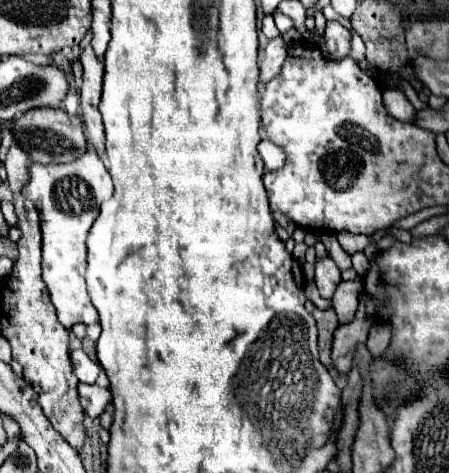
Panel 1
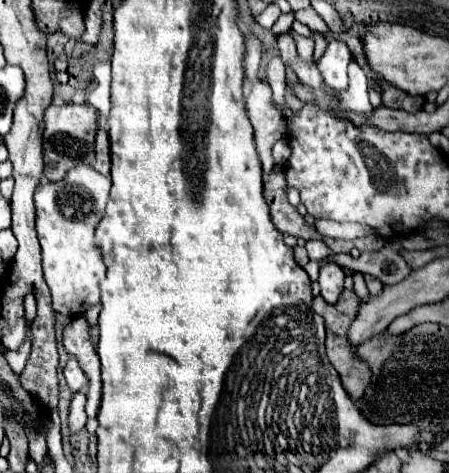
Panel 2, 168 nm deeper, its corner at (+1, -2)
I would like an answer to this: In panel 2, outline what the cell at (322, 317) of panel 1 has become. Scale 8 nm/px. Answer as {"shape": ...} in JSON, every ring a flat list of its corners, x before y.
{"shape":[[344,290,336,304,326,304,326,300,322,296,318,296,314,300,314,310,320,316,324,316,324,320,326,320,326,352,328,352,328,358,330,358,332,366,336,368,336,372,340,374,344,390,350,394,352,400,362,400,364,390,368,388,368,384,372,380,372,370,368,368,368,364,364,364,364,360,360,360,356,356,356,348,352,348,352,344,348,342,348,328,350,328,352,320,356,318,360,302,362,300,352,290]]}

